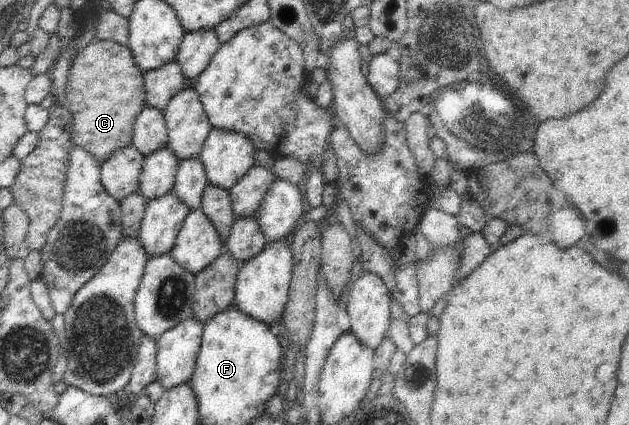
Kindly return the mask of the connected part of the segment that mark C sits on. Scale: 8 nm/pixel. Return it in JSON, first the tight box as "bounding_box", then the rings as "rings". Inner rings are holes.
{"bounding_box":[63,40,147,166],"rings":[[[91,40],[87,46],[83,47],[71,65],[65,85],[67,98],[63,101],[72,114],[70,140],[72,146],[81,147],[90,152],[100,166],[107,162],[116,150],[129,146],[132,143],[136,118],[147,106],[144,75],[128,45],[115,41]]]}

